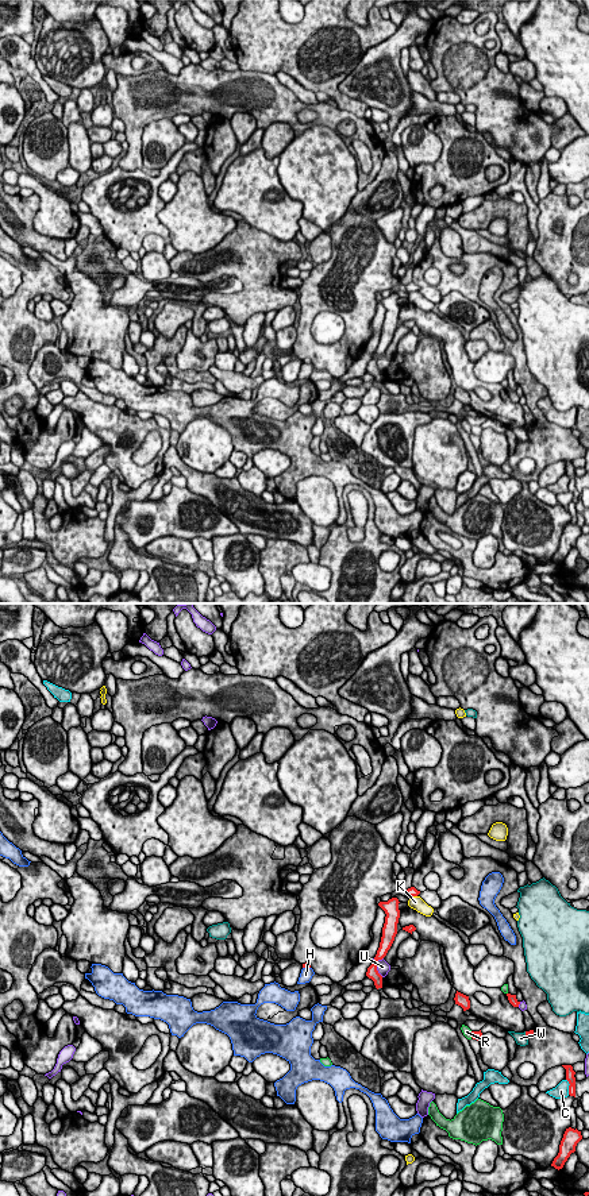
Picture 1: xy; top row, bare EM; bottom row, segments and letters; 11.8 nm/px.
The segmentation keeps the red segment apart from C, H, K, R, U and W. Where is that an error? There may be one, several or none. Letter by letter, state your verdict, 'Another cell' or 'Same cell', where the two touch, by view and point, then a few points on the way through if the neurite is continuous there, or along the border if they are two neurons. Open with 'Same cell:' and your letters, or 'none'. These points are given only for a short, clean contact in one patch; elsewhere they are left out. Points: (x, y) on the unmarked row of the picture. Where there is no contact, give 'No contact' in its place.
Same cell: none
C: Another cell. Touches red at xy (569, 482)
H: Another cell. Touches red at xy (307, 363)
K: Another cell. Touches red at xy (412, 290)
R: Another cell. Touches red at xy (472, 429)
U: Another cell. Touches red at xy (376, 363)
W: Another cell. Touches red at xy (526, 429)

